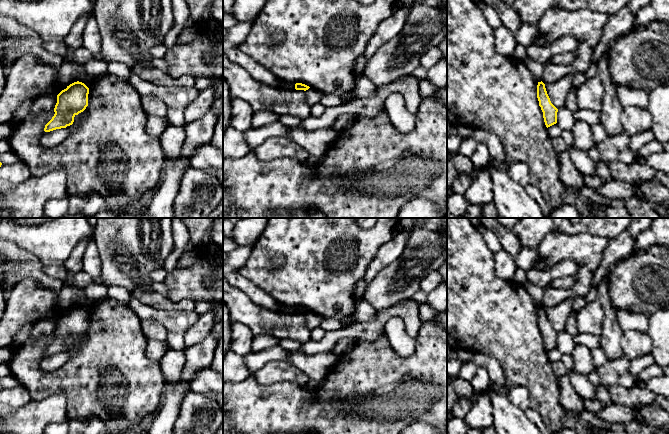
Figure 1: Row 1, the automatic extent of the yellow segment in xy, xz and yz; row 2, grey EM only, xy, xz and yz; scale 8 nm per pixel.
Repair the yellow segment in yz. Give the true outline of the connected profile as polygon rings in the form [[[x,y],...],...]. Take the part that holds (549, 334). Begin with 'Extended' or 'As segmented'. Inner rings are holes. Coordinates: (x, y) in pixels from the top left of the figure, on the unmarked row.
As segmented. [[[542,305],[538,306],[537,309],[537,322],[539,325],[539,330],[543,336],[546,351],[548,352],[556,348],[558,333],[551,327],[545,312],[545,308]]]

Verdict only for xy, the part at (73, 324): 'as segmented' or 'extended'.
as segmented

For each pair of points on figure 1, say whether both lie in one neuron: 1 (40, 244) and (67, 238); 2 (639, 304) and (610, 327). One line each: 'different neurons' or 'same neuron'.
1: same neuron
2: different neurons

